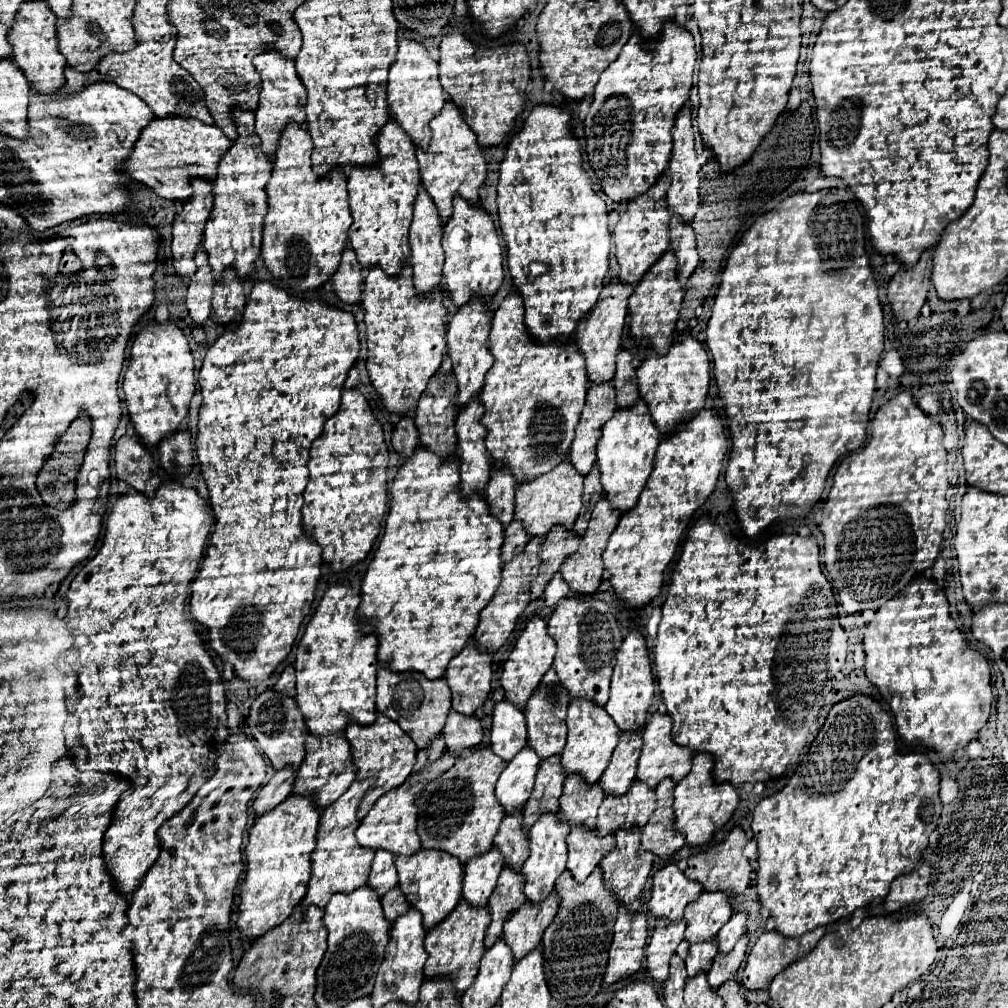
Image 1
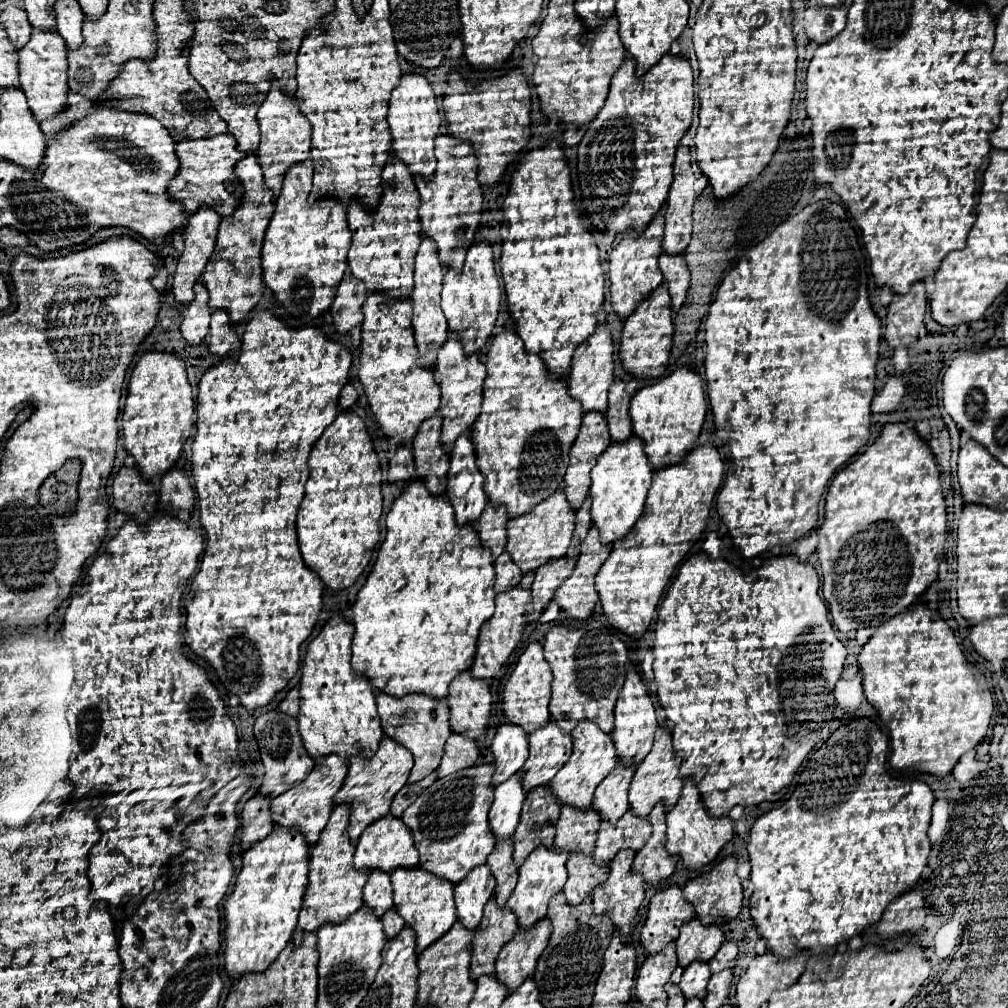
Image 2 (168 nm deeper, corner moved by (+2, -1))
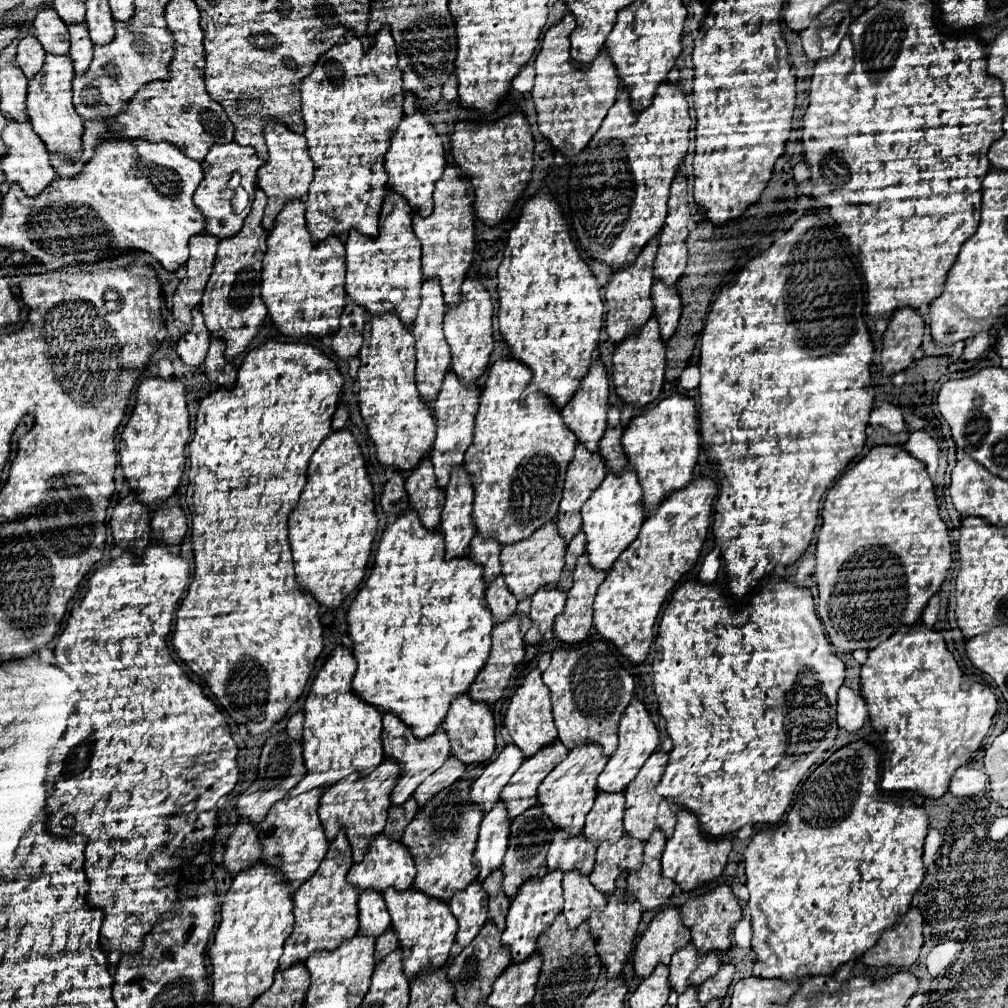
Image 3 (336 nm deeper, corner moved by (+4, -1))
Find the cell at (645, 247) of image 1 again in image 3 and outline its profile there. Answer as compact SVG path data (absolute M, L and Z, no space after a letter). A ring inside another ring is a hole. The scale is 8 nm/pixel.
M653 237L637 255L637 259L627 265L621 267L619 271L613 273L611 281L605 287L605 299L607 299L607 321L605 321L605 329L607 335L619 343L623 341L631 331L635 331L635 327L641 327L651 315L653 315L653 301L651 301L651 285L653 285L653 261L655 261L655 253L657 253L657 237Z

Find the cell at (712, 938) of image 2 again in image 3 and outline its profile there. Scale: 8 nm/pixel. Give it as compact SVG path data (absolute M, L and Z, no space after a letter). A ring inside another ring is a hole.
M689 943L687 947L681 947L679 951L675 951L669 963L669 969L671 969L669 983L677 993L683 993L689 985L699 987L707 977L715 975L719 965L721 961L715 951L699 955L695 945Z

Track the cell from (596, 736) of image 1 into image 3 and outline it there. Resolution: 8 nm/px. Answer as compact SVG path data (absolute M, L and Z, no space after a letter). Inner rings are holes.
M583 743L573 747L565 761L561 761L539 785L539 803L547 817L567 831L567 835L577 835L585 825L585 815L593 807L593 799L597 795L597 777L605 769L609 757L603 757L603 747L597 743Z

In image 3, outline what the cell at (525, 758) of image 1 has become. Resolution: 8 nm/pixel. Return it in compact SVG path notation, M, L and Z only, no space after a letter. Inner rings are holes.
M497 803L481 821L477 849L475 849L475 863L479 865L479 877L485 879L493 869L501 867L501 861L507 853L509 845L509 827L511 819L507 815L505 803Z

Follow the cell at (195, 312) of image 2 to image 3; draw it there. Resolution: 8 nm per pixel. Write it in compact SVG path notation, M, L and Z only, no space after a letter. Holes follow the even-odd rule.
M195 307L193 329L187 331L175 345L183 363L187 363L189 367L201 365L207 355L207 349L209 349L209 337L211 337L211 333L207 331L207 327L203 323L203 313L199 311L199 307Z

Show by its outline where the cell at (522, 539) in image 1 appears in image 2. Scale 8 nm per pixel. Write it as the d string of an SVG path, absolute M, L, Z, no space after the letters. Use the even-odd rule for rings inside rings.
M507 551L495 559L495 591L497 593L513 589L515 585L519 585L521 577L523 577L521 571L517 571L517 565L513 563L513 559L509 559Z

